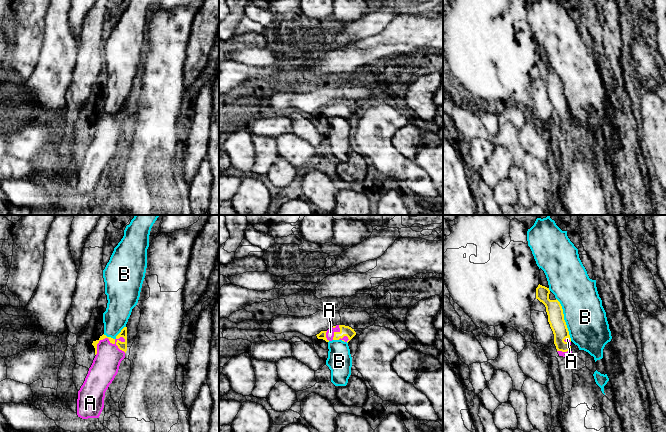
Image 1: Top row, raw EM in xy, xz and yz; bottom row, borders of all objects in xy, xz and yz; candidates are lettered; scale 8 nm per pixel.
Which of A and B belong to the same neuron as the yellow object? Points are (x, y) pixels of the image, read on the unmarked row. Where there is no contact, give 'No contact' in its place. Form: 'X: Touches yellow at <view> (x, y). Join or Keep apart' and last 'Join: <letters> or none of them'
A: Touches yellow at xy (105, 113). Join
B: Touches yellow at yz (563, 95). Keep apart
Join: A

